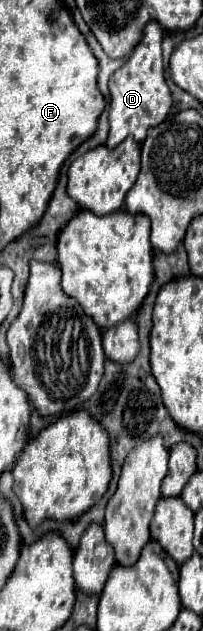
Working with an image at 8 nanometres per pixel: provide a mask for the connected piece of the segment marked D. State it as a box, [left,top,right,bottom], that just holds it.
[107,21,173,149]

